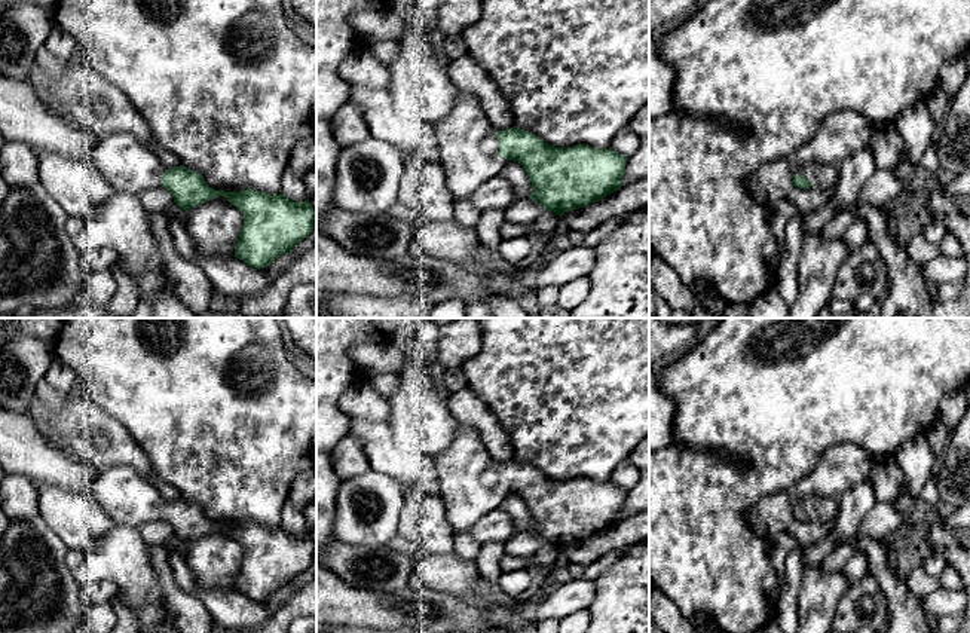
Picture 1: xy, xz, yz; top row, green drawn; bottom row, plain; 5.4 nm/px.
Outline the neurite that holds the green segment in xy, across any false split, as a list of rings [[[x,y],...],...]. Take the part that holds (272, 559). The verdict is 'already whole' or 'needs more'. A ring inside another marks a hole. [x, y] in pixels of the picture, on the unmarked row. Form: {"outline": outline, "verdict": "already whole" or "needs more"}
{"outline": [[[128,465],[100,473],[91,489],[113,522],[140,528],[162,519],[184,544],[226,529],[244,547],[235,590],[255,602],[291,585],[312,566],[316,554],[316,542],[309,532],[293,535],[282,525],[272,529],[255,522],[215,523],[201,505],[184,498],[166,502],[150,480]]], "verdict": "needs more"}

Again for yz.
{"outline": [[[810,495],[796,499],[792,517],[799,522],[835,522],[839,514],[839,498]]], "verdict": "needs more"}

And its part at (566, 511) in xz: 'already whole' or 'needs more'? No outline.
needs more

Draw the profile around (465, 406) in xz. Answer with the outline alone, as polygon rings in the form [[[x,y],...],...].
[[[468,386],[450,394],[447,403],[459,423],[474,426],[478,431],[489,455],[498,464],[514,459],[510,435],[498,423],[489,407]]]

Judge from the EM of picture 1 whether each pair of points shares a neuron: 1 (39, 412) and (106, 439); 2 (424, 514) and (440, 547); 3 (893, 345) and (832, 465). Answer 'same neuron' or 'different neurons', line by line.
1: same neuron
2: same neuron
3: different neurons

